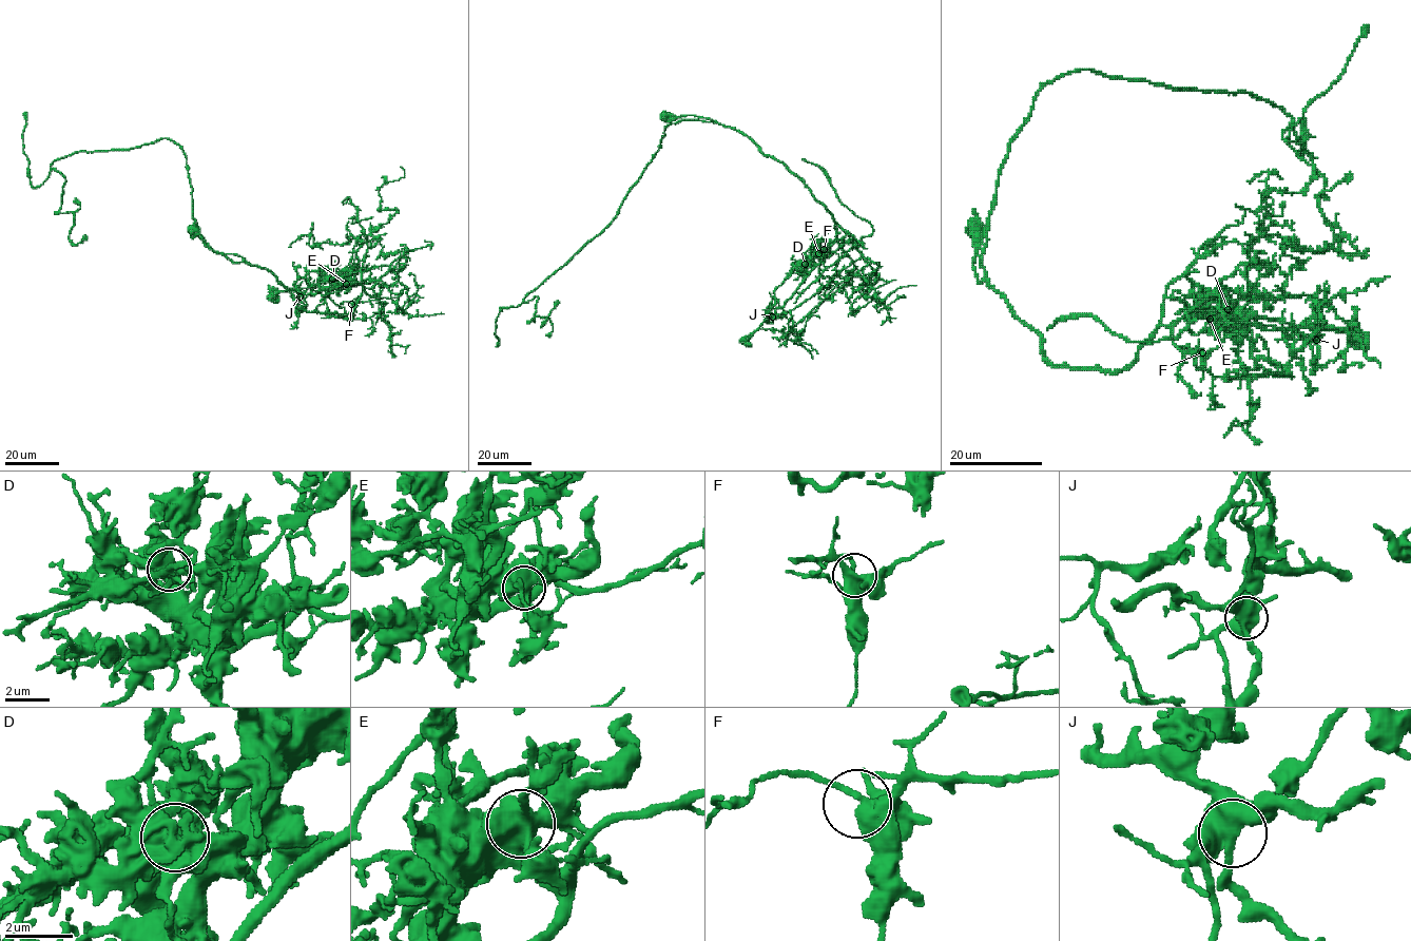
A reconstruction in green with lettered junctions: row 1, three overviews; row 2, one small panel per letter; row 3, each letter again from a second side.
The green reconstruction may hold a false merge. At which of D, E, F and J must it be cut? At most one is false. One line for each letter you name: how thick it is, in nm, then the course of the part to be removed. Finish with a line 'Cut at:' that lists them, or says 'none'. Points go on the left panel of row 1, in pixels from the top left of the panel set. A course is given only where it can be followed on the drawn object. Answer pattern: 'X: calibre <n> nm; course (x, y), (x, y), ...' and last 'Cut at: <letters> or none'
D: calibre 500 nm; course (332, 279), (352, 284), (380, 280), (401, 294), (371, 296), (356, 282), (330, 290)
Cut at: D

